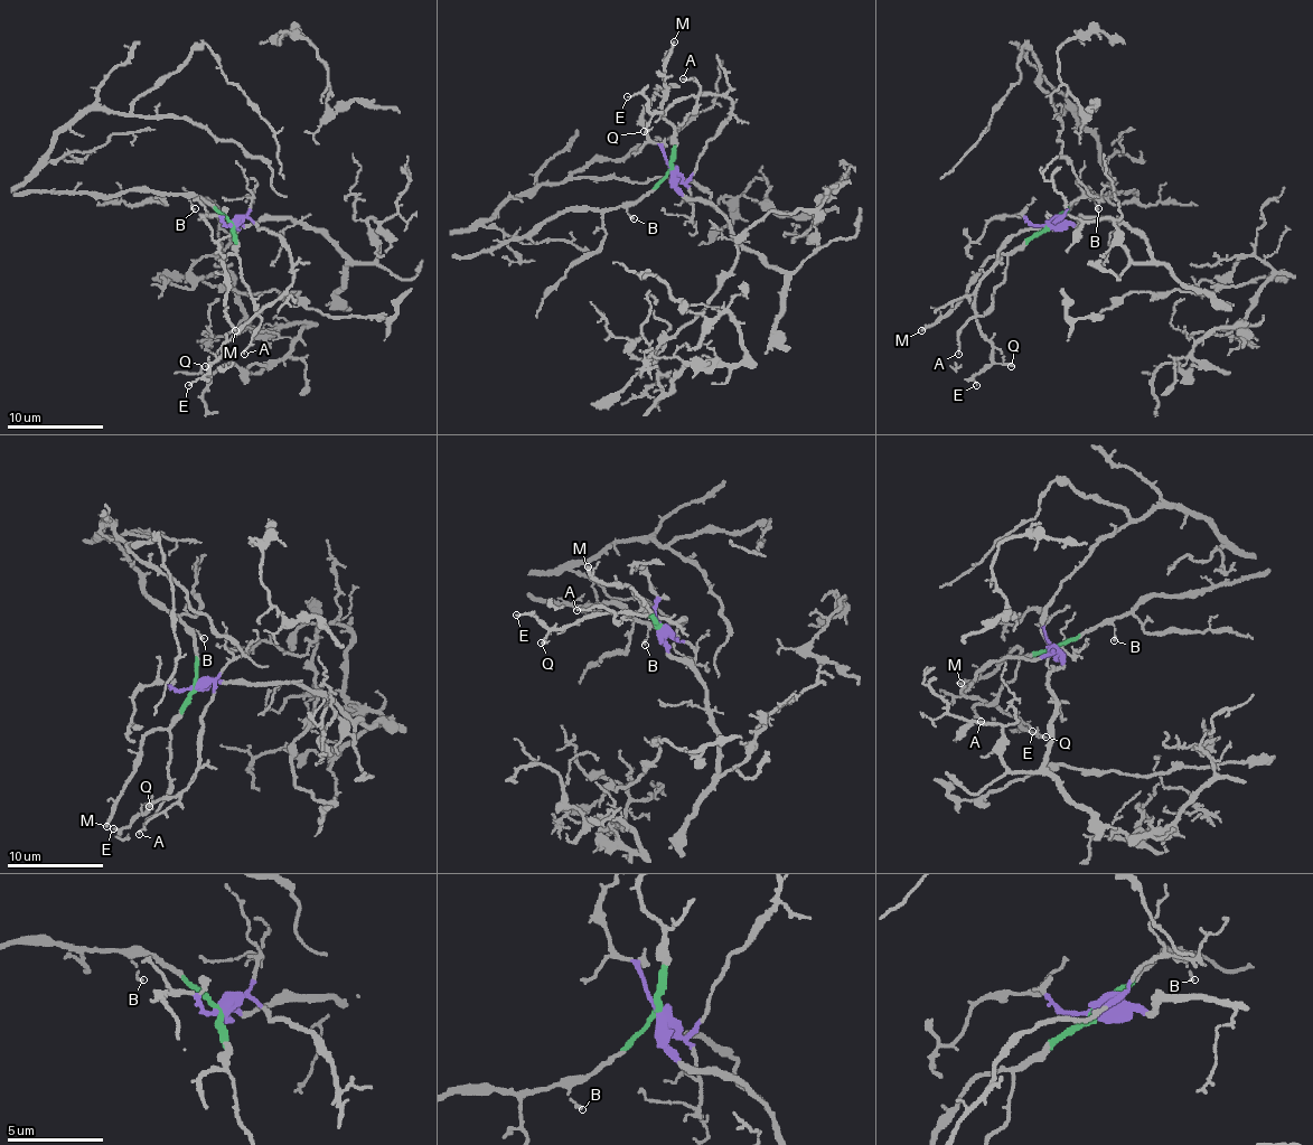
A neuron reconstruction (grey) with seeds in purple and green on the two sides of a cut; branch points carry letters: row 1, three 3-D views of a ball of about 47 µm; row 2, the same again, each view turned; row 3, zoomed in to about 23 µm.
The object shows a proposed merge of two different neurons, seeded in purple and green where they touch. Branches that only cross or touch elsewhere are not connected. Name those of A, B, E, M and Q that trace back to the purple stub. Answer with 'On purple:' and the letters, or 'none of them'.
On purple: E, Q

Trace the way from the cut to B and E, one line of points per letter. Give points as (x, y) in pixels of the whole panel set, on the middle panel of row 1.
B: (669, 168), (627, 209), (634, 219)
E: (669, 168), (687, 178), (730, 118), (732, 103), (715, 94), (692, 94), (650, 111), (641, 94), (627, 96)

